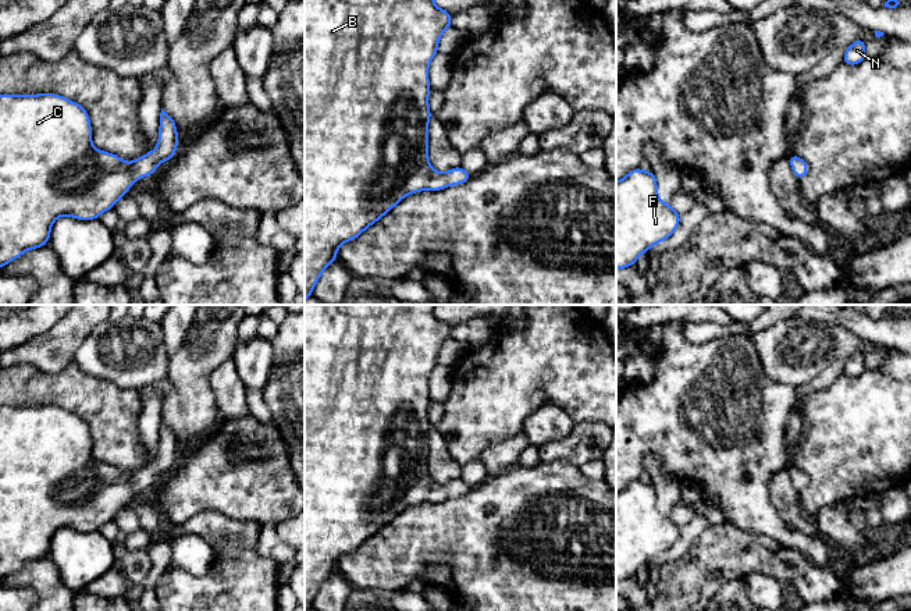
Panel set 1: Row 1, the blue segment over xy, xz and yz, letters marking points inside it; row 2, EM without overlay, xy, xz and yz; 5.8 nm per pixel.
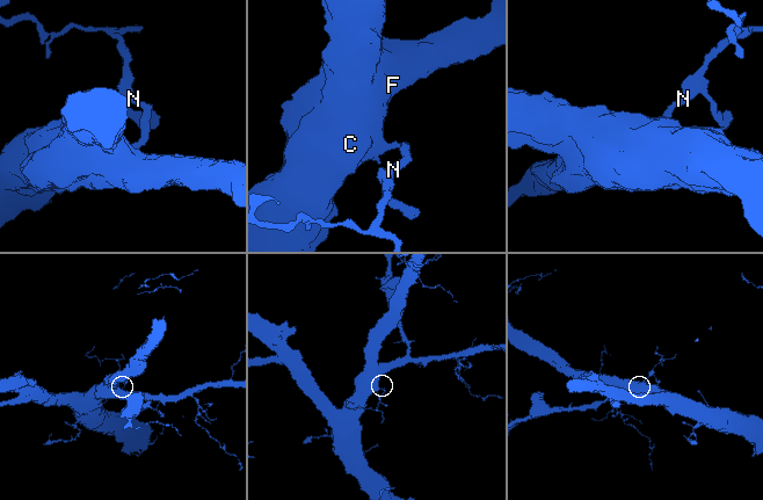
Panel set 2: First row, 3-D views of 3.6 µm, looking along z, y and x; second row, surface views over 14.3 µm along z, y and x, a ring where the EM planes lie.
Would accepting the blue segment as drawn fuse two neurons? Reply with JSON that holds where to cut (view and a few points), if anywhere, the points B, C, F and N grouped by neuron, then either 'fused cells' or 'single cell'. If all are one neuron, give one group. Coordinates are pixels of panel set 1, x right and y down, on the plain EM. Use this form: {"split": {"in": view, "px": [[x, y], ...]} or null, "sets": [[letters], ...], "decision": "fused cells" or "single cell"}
{"split": null, "sets": [["B", "C", "F", "N"]], "decision": "single cell"}

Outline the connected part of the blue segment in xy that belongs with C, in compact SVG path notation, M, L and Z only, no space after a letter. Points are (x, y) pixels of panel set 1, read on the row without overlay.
M54 405L0 406L0 580L3 580L11 572L19 569L26 562L47 557L51 537L60 527L70 527L76 532L96 532L103 523L114 521L117 512L129 502L131 497L136 491L145 487L153 487L161 473L170 473L178 459L177 437L172 429L167 426L163 420L159 433L160 441L156 461L135 470L132 475L128 475L117 466L97 462L92 457L92 440L89 426L81 416Z

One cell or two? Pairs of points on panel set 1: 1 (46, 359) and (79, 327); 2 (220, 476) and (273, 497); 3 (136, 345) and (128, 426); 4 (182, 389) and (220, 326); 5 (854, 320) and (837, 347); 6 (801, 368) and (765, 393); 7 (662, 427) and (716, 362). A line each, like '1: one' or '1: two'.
1: one
2: one
3: two
4: one
5: two
6: two
7: one

